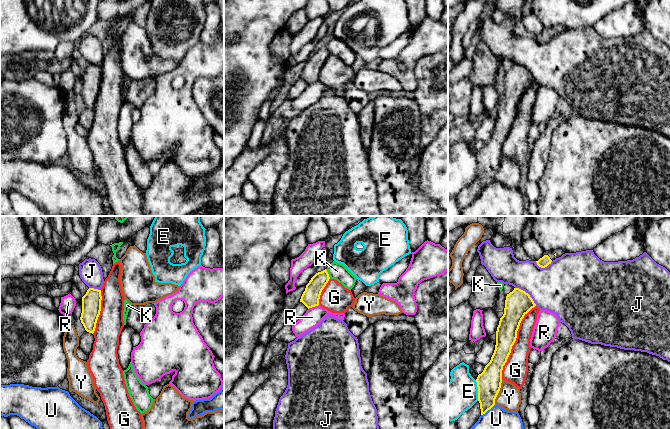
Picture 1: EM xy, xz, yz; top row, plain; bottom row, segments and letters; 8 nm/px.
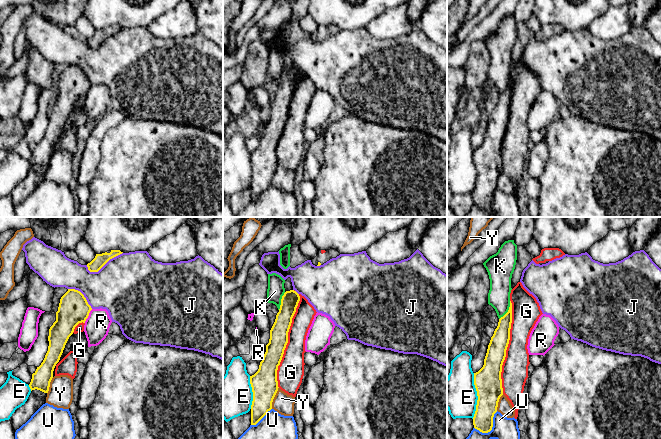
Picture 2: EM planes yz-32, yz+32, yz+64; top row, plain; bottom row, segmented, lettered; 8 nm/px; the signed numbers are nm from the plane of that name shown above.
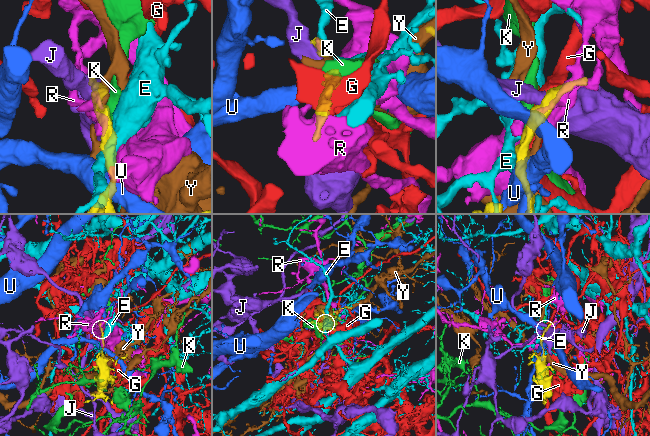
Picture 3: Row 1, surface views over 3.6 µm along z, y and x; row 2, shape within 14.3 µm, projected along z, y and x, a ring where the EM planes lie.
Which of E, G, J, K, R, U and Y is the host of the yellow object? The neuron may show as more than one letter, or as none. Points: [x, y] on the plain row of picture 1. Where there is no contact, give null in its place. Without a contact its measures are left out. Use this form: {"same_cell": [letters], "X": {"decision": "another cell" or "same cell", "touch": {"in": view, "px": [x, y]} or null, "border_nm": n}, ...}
{"same_cell": ["G"], "E": {"decision": "another cell", "touch": {"in": "yz", "px": [478, 166]}, "border_nm": 170}, "G": {"decision": "same cell", "touch": {"in": "yz", "px": [514, 118]}, "border_nm": 650}, "J": {"decision": "another cell", "touch": {"in": "yz", "px": [527, 69]}, "border_nm": 220}, "K": {"decision": "another cell", "touch": {"in": "xz", "px": [328, 50]}, "border_nm": 90}, "R": {"decision": "another cell", "touch": {"in": "xz", "px": [313, 82]}, "border_nm": 100}, "U": {"decision": "another cell", "touch": {"in": "yz", "px": [488, 185]}, "border_nm": 150}, "Y": {"decision": "another cell", "touch": {"in": "yz", "px": [499, 166]}, "border_nm": 220}}

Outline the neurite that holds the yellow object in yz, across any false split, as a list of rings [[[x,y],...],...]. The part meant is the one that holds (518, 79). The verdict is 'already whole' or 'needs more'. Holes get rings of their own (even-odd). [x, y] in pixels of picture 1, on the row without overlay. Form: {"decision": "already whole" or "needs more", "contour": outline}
{"decision": "needs more", "contour": [[[514,64],[507,70],[504,90],[496,107],[496,121],[490,138],[478,151],[481,191],[495,181],[503,156],[521,165],[528,148],[530,115],[540,85],[525,67]]]}

